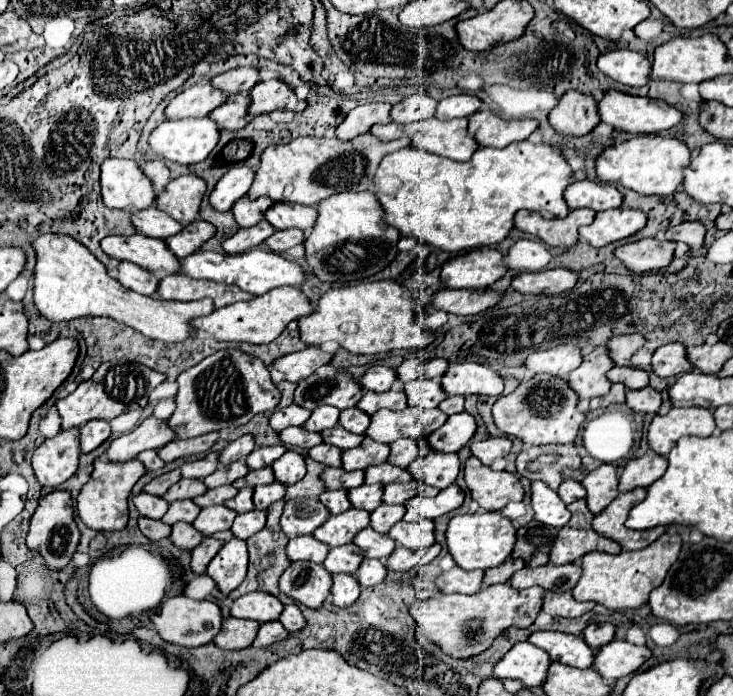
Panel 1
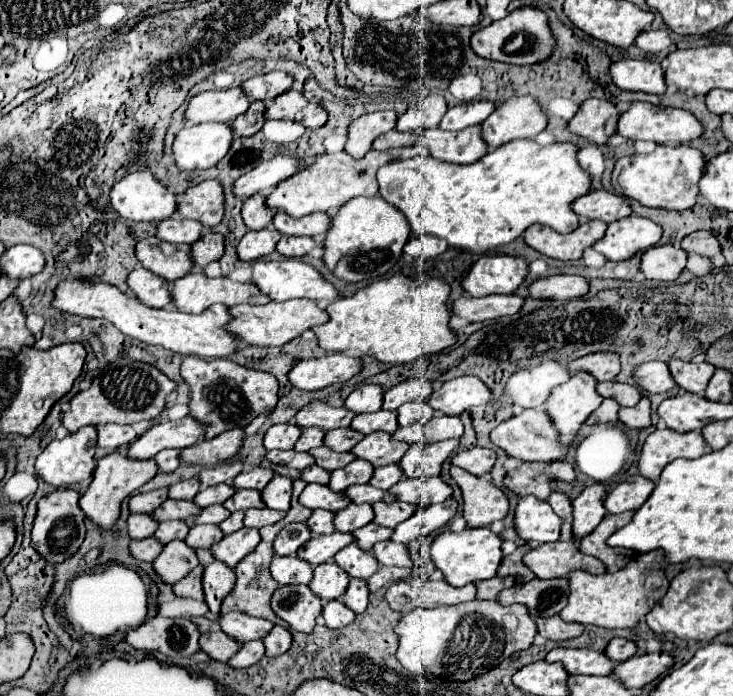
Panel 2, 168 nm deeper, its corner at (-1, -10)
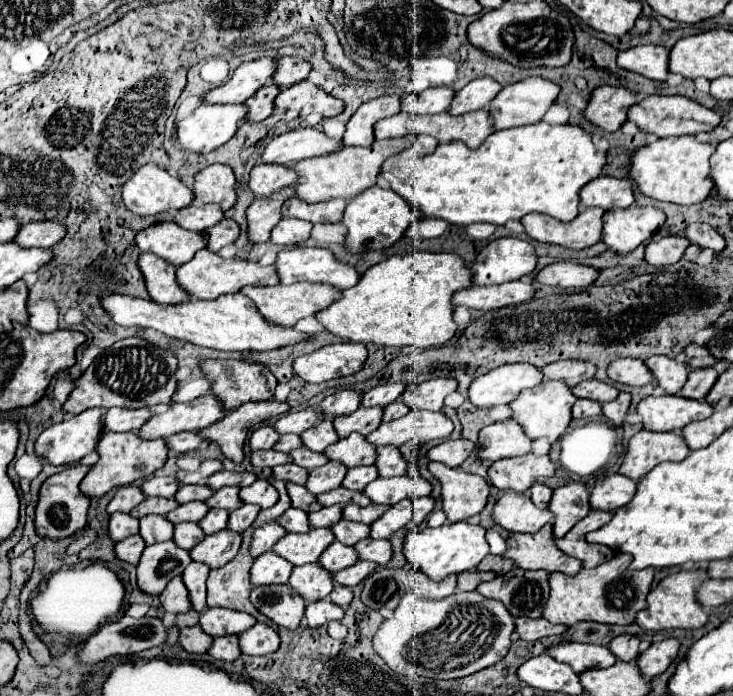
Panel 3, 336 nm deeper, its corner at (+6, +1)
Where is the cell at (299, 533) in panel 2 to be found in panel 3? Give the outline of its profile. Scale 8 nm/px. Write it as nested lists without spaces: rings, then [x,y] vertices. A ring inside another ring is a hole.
[[[272,521],[272,523],[266,523],[266,525],[262,525],[262,527],[258,527],[256,531],[254,531],[254,535],[252,535],[252,543],[250,543],[250,557],[258,557],[258,555],[262,555],[262,553],[266,553],[280,537],[284,537],[286,535],[286,531],[276,523],[276,521]]]

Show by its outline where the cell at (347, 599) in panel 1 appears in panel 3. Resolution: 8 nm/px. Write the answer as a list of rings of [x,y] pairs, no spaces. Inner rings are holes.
[[[322,599],[322,601],[316,601],[316,603],[306,603],[306,625],[316,629],[316,627],[322,627],[326,625],[328,621],[338,621],[344,617],[344,609],[334,605],[332,601],[328,599]]]

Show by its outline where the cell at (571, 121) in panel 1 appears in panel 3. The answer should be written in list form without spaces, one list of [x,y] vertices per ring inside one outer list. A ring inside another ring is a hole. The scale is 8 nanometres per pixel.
[[[598,87],[586,107],[586,117],[604,131],[618,131],[628,119],[628,109],[636,103],[636,93],[626,87]]]

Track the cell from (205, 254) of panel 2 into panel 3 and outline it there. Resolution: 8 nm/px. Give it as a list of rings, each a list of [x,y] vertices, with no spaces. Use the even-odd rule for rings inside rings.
[[[224,219],[212,229],[208,229],[208,249],[210,251],[220,251],[224,245],[230,245],[238,239],[240,235],[240,225],[234,219]]]

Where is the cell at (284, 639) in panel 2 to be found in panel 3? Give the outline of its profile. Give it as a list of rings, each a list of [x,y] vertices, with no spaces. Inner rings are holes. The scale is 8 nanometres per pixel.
[[[256,623],[246,633],[240,633],[238,641],[242,655],[270,655],[280,645],[278,633],[264,623]]]

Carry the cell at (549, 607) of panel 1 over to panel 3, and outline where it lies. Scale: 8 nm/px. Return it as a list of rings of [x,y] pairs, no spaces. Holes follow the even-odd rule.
[[[518,617],[516,619],[516,631],[520,639],[524,641],[538,641],[542,637],[550,637],[550,635],[560,635],[564,633],[566,627],[564,625],[552,625],[546,619],[528,619],[528,617]]]

